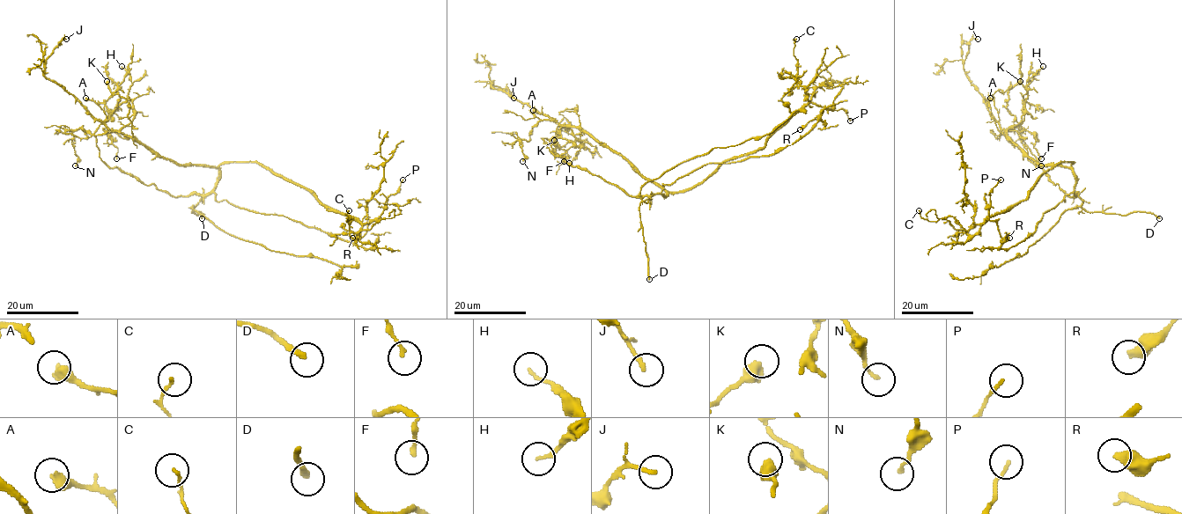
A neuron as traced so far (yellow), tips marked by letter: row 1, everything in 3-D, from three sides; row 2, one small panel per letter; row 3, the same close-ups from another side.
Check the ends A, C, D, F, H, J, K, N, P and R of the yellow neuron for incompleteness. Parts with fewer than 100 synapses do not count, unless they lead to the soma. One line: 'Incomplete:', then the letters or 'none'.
Incomplete: D

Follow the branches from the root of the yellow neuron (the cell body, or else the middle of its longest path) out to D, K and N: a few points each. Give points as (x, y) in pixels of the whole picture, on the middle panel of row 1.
D: (667, 193), (666, 195), (653, 194), (639, 206), (649, 279)
K: (667, 193), (620, 155), (596, 142), (580, 126), (576, 109), (559, 113), (564, 119), (556, 128), (554, 140)
N: (667, 193), (586, 133), (551, 120), (541, 120), (528, 141), (520, 140), (525, 155), (522, 161)

